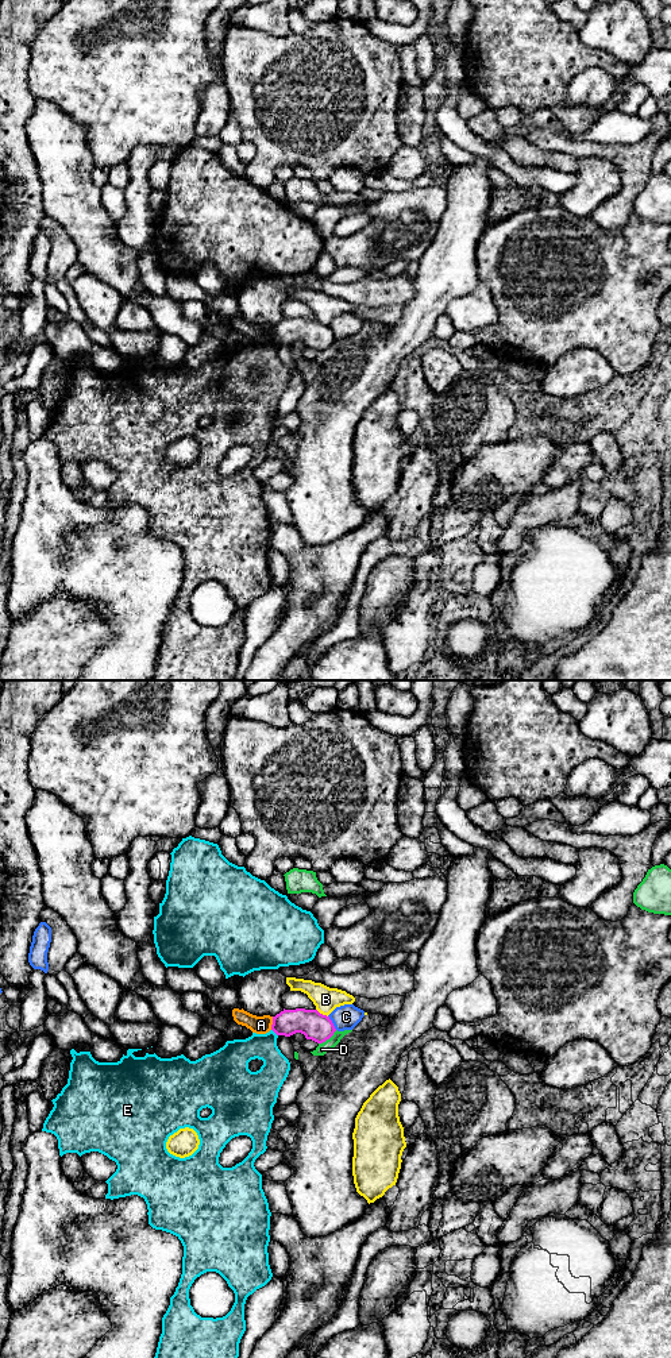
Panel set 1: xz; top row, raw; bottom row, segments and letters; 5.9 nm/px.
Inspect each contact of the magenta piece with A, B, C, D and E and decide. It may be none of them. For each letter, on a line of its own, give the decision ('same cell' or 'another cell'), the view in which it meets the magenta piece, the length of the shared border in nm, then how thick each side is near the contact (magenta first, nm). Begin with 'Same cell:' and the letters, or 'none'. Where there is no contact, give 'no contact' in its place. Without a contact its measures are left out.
Same cell: none
A: another cell; meets magenta in xz; contact 80 nm long; 170 nm thick on the magenta side, 110 nm on the other
B: another cell; meets magenta in xz; contact 90 nm long; 170 nm thick on the magenta side, 150 nm on the other
C: another cell; meets magenta in xz; contact 100 nm long; 170 nm thick on the magenta side, 150 nm on the other
D: another cell; meets magenta in xz; contact 140 nm long; 170 nm thick on the magenta side, 70 nm on the other
E: another cell; meets magenta in xz; contact 60 nm long; 170 nm thick on the magenta side, 160 nm on the other

